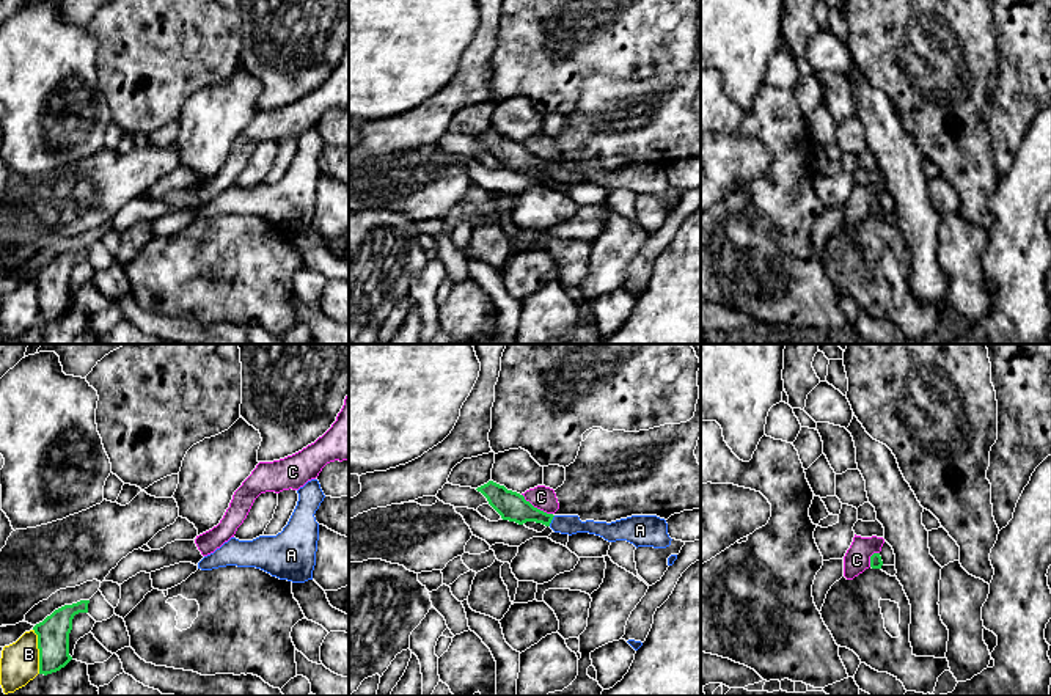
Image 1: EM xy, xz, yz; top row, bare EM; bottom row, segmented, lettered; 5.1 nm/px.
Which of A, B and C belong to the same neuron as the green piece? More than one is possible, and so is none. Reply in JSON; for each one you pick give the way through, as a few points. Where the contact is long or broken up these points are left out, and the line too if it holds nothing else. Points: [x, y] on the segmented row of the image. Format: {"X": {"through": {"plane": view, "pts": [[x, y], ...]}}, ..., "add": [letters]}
{"A": {"through": {"plane": "xz", "pts": [[512, 506], [552, 519], [569, 525]]}}, "add": ["A"]}

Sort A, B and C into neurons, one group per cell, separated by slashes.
A / B / C

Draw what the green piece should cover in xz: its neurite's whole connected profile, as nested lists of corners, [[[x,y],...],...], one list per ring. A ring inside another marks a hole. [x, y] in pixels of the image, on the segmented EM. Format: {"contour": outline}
{"contour": [[[493,481],[476,489],[503,520],[523,525],[526,522],[542,523],[555,533],[577,534],[589,533],[608,542],[627,540],[638,547],[666,548],[671,545],[668,523],[657,515],[632,515],[611,523],[586,520],[578,515],[553,515],[534,507],[523,495],[507,490]]]}

